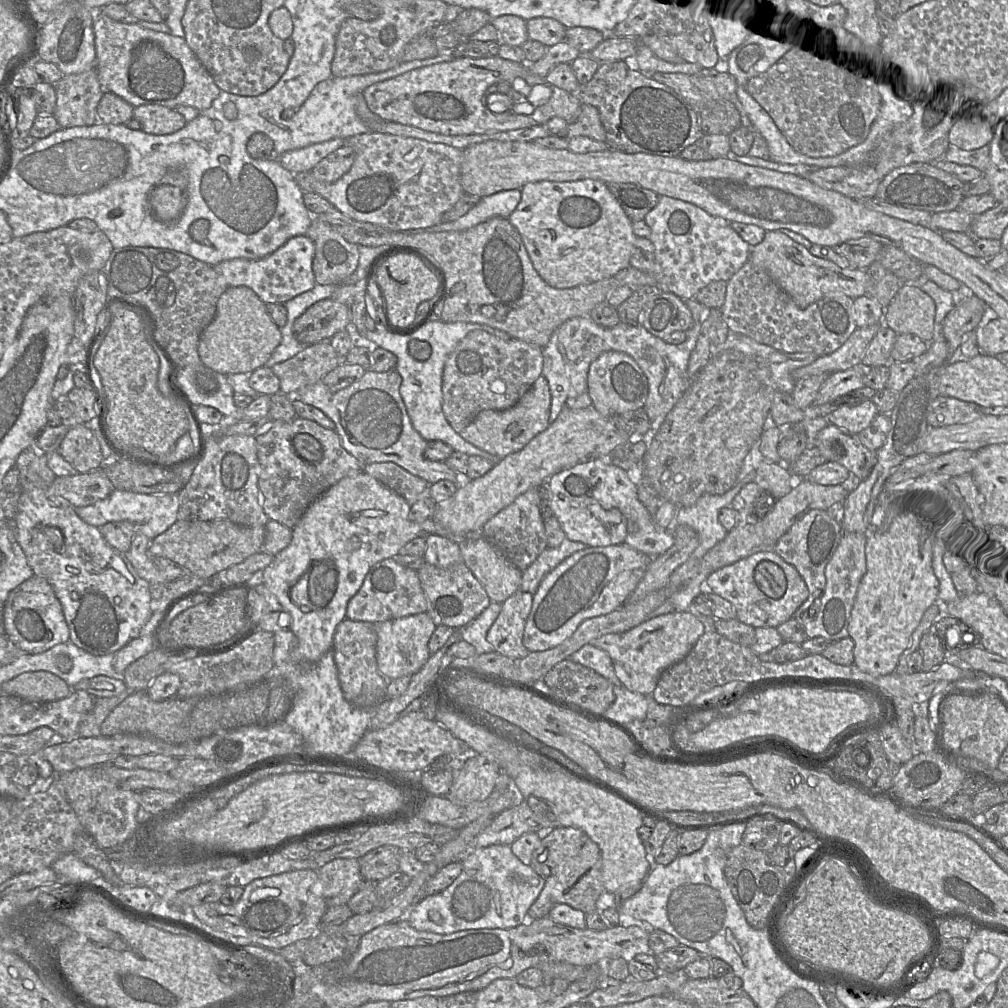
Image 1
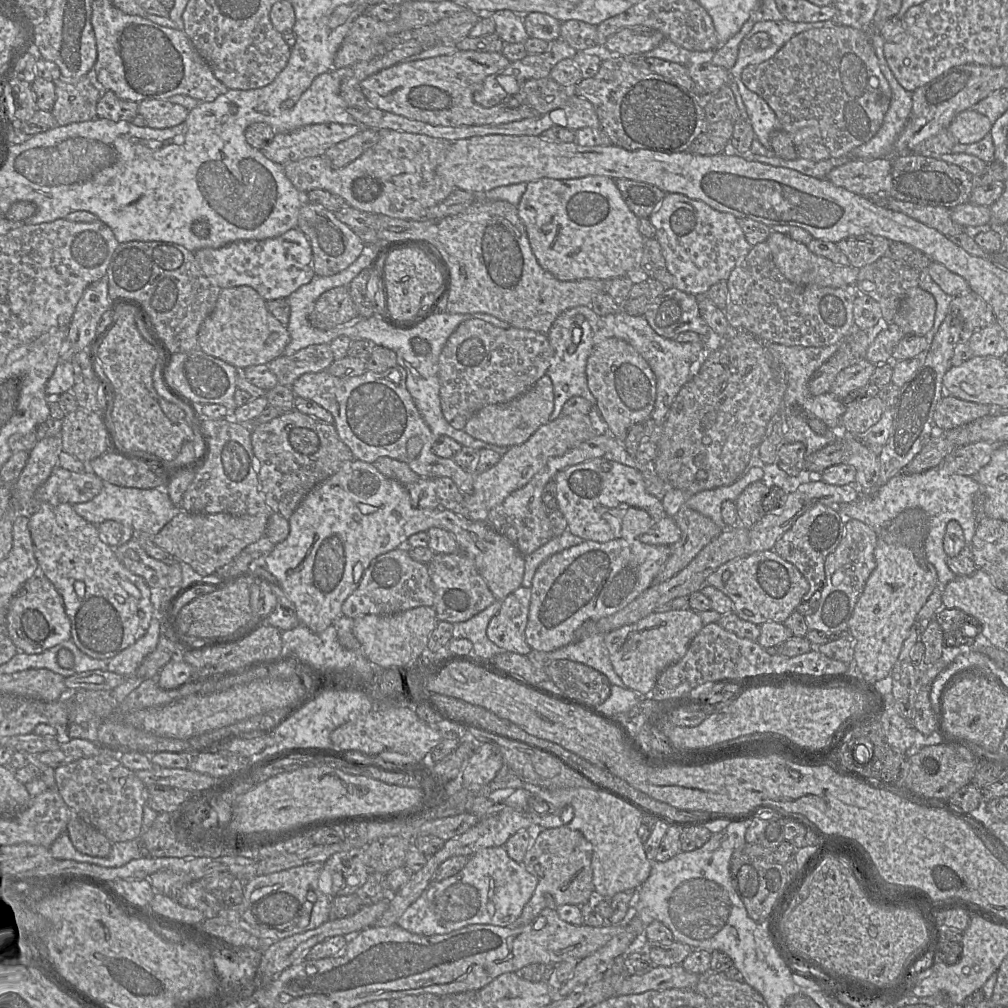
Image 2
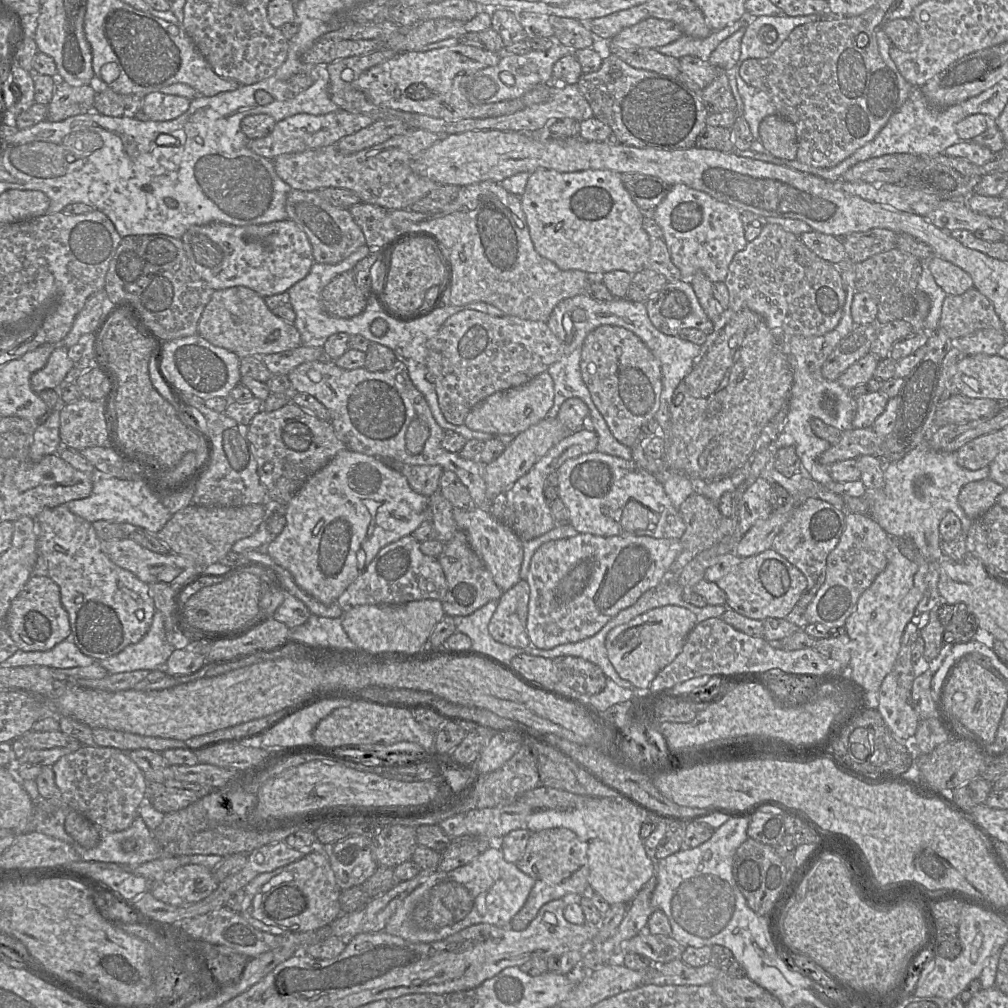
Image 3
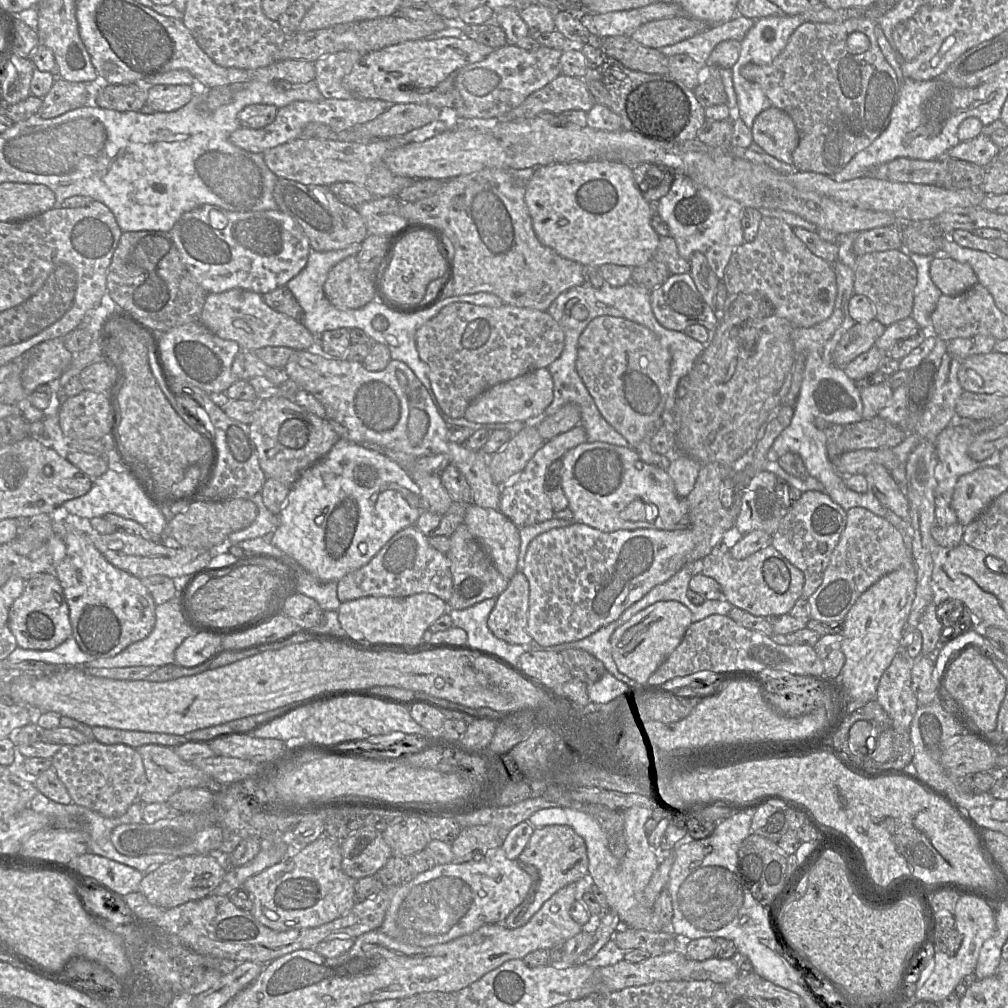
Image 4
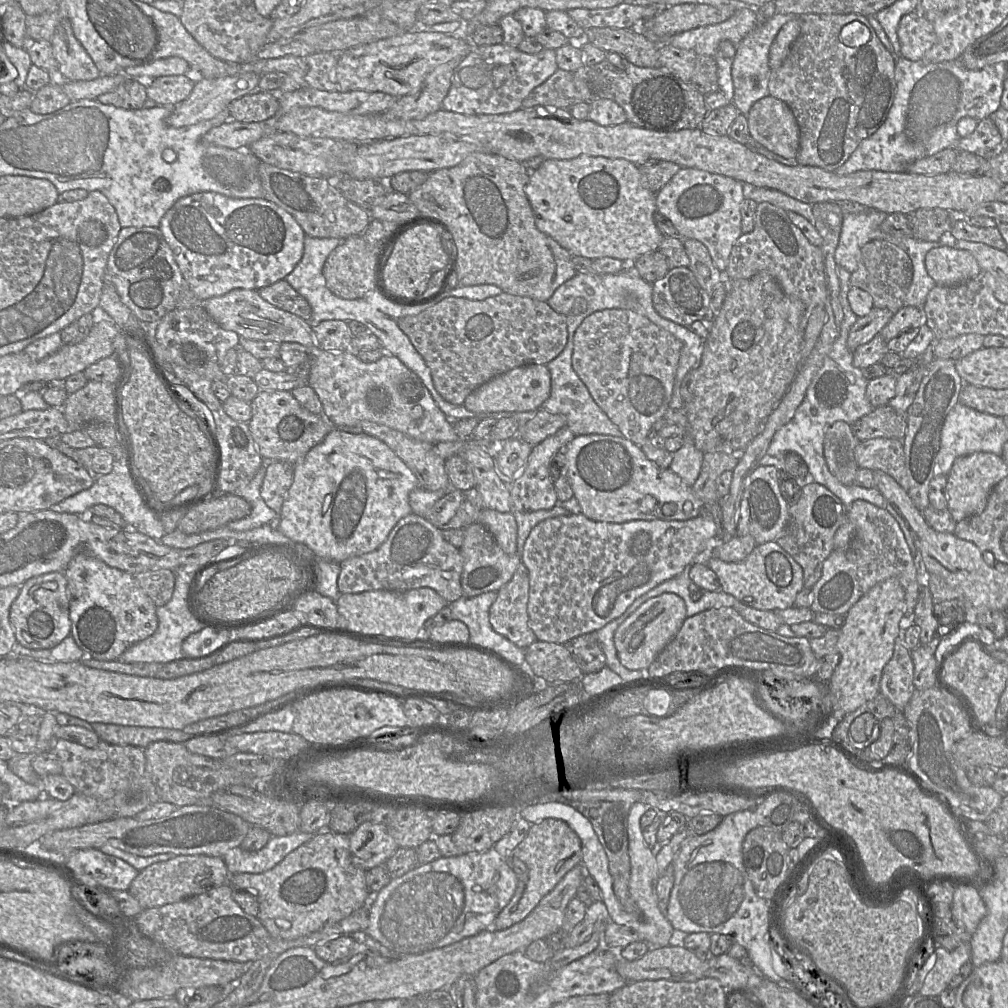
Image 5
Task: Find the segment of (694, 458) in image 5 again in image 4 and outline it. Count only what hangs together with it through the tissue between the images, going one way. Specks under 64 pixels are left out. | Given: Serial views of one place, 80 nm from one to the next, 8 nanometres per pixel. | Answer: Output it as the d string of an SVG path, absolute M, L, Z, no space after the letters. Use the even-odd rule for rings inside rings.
M681 453L671 455L671 463L666 470L674 482L676 493L681 498L687 498L692 492L701 465L697 460Z

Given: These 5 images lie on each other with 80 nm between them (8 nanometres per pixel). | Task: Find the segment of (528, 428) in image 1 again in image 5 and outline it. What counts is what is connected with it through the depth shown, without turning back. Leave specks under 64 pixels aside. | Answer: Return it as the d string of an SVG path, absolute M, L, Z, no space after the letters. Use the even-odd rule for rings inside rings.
M527 364L497 375L485 382L465 399L464 406L479 419L492 416L496 420L513 414L541 409L551 393L551 374L544 364Z

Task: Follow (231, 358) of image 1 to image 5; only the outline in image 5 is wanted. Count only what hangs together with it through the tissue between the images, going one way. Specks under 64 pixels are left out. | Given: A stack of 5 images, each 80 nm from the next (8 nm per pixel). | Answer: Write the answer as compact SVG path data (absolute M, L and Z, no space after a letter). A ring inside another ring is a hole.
M234 289L225 295L213 297L202 302L210 317L224 330L234 331L240 337L273 341L299 343L306 347L318 347L312 326L308 321L281 310L263 300L256 290Z

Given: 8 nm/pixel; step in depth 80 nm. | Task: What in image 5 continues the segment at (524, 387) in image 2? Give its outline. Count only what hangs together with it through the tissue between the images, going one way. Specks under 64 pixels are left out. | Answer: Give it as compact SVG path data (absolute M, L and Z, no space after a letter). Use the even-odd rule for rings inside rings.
M502 292L499 295L489 297L485 300L469 300L466 298L447 297L428 307L416 315L406 315L398 319L399 328L408 336L411 343L422 356L431 371L432 381L437 392L447 402L454 405L463 405L466 397L479 386L493 377L508 372L509 370L527 364L548 364L556 358L567 343L568 331L564 315L554 311L545 301L538 301L529 297L516 296Z

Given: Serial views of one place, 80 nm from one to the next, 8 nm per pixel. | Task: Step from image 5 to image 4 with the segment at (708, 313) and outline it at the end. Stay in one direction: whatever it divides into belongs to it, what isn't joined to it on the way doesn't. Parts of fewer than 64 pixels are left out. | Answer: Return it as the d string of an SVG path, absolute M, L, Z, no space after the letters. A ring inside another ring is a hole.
M689 273L670 274L668 279L650 293L651 308L657 321L666 329L683 331L686 328L701 324L710 332L718 326L720 315L710 306L697 288L692 275Z

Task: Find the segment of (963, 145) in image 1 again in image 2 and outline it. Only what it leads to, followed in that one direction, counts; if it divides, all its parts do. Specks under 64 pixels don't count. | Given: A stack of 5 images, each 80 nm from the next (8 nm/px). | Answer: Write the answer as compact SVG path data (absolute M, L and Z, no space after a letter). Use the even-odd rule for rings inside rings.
M974 109L959 113L949 126L949 132L959 144L973 144L991 133L991 120Z

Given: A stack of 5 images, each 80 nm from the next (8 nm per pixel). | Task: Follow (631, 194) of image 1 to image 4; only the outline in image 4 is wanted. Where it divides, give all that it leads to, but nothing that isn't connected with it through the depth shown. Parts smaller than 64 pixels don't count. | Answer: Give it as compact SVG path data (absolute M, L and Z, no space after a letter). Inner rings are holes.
M648 162L633 166L633 175L641 195L653 206L668 194L676 176L668 168Z

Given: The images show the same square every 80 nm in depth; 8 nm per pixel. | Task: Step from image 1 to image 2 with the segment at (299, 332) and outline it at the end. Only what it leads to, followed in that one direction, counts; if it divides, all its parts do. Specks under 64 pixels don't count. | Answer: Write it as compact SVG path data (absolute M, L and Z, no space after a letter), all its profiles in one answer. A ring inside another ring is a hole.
M338 286L322 293L314 304L308 320L312 327L329 330L356 319L358 312L348 286Z

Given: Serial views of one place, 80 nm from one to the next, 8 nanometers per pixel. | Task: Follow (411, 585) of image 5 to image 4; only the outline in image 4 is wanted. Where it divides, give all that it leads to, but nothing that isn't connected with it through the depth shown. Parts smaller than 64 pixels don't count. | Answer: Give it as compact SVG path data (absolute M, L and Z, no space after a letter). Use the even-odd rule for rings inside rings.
M412 525L397 532L366 565L342 577L337 582L337 596L343 603L367 596L406 597L430 593L447 603L452 587L447 555L433 548L429 538Z

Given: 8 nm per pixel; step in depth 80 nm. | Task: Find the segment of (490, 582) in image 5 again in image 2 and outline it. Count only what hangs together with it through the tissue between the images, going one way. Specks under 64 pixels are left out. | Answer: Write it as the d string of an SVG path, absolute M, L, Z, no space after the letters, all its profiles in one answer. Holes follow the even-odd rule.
M461 550L452 554L436 554L427 568L435 594L432 607L438 621L465 622L496 601L474 562Z

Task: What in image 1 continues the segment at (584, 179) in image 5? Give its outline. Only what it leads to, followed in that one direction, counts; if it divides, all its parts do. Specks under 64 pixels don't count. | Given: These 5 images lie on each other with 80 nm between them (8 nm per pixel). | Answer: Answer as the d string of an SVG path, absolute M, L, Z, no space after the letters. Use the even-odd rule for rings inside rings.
M592 179L571 182L533 182L521 189L521 200L515 211L508 217L518 230L541 278L551 287L573 288L608 279L630 267L636 236L633 222L627 217L608 185Z

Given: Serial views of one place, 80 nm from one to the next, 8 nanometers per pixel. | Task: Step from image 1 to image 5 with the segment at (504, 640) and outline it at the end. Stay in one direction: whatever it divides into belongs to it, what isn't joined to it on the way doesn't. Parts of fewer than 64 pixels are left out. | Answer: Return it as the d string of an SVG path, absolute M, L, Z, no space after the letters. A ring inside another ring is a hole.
M521 562L508 583L497 591L489 622L497 633L526 649L537 640L529 627L529 572Z

